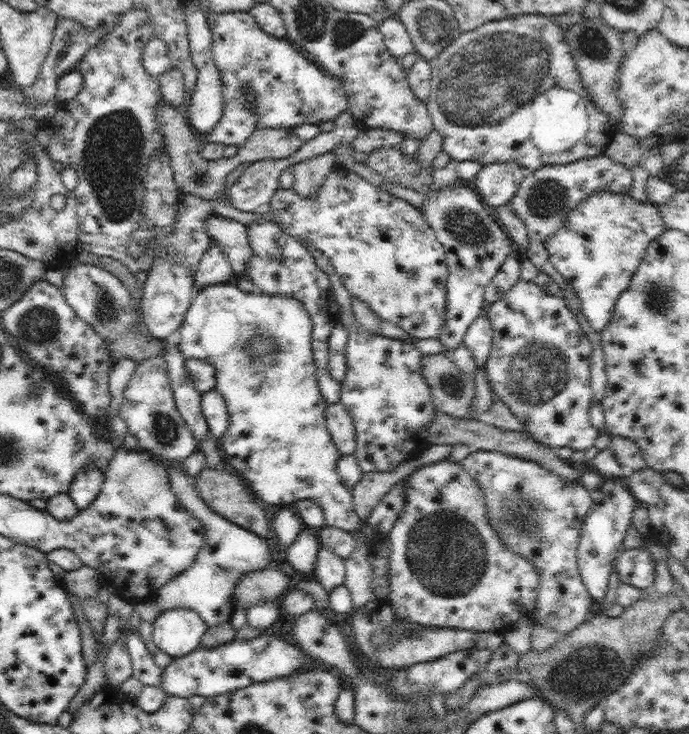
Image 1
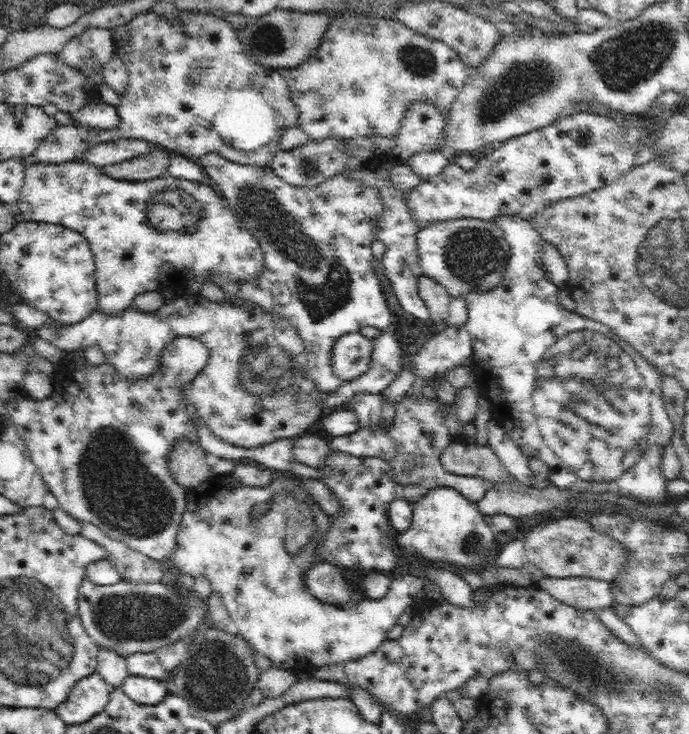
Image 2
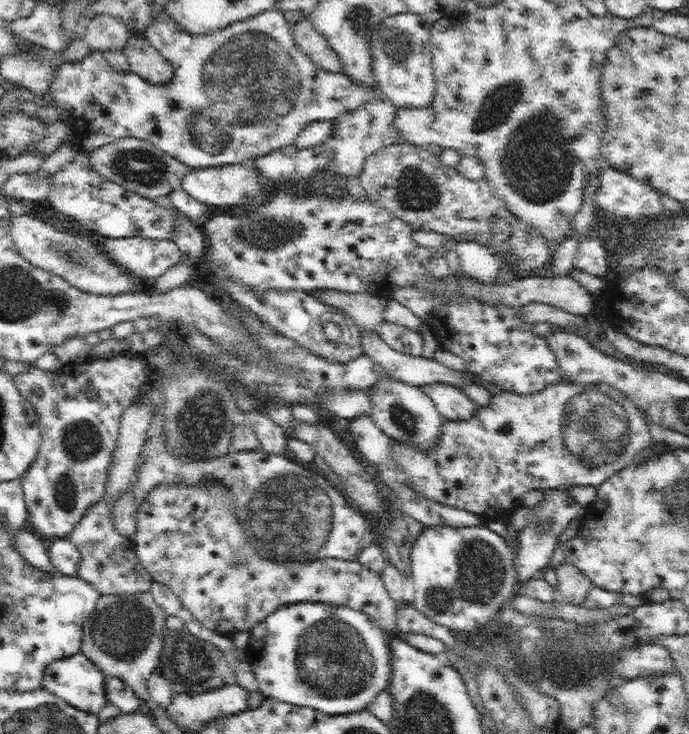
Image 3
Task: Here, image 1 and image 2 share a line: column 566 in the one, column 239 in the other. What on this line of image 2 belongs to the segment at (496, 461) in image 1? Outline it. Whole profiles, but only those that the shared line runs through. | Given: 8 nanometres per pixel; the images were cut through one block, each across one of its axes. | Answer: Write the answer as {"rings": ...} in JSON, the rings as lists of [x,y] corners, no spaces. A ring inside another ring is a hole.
{"rings":[[[290,471],[288,472],[273,472],[273,482],[265,488],[262,487],[250,487],[244,485],[238,481],[238,478],[232,474],[226,476],[215,476],[212,474],[205,482],[202,482],[198,487],[190,488],[186,490],[187,500],[186,509],[180,523],[177,532],[177,548],[170,558],[166,560],[158,560],[162,570],[167,571],[170,568],[179,570],[182,574],[190,574],[196,578],[197,576],[204,576],[214,592],[220,593],[224,605],[226,605],[227,612],[232,621],[236,623],[238,633],[244,637],[253,648],[254,651],[259,654],[266,655],[266,658],[272,661],[274,667],[281,669],[291,670],[295,674],[302,672],[312,672],[318,667],[343,663],[352,659],[359,659],[361,656],[366,656],[371,652],[377,650],[381,642],[387,639],[388,631],[398,625],[399,618],[403,615],[406,608],[412,607],[412,602],[418,596],[418,594],[424,590],[424,582],[418,576],[412,574],[402,575],[401,577],[392,580],[389,586],[389,591],[386,592],[386,596],[382,599],[370,599],[362,597],[357,600],[357,603],[345,604],[346,608],[340,608],[339,606],[332,606],[330,603],[326,604],[319,598],[316,598],[310,588],[305,582],[305,572],[314,564],[314,561],[324,561],[322,557],[322,548],[324,548],[324,540],[326,540],[326,534],[328,534],[329,523],[331,518],[328,514],[322,511],[320,505],[314,503],[312,495],[306,489],[302,489],[302,479],[298,476],[294,476]]]}

